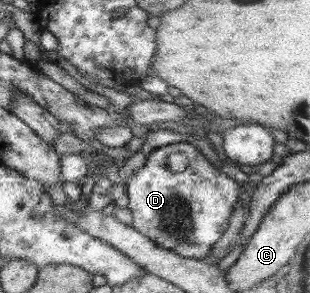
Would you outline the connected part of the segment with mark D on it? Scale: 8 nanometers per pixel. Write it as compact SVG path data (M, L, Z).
M186 141L152 149L143 166L124 184L128 199L126 208L132 214L131 228L151 240L157 247L192 260L205 260L211 255L212 245L219 241L229 227L232 209L241 193L240 185L235 180L220 172L218 166L212 164L196 147Z

